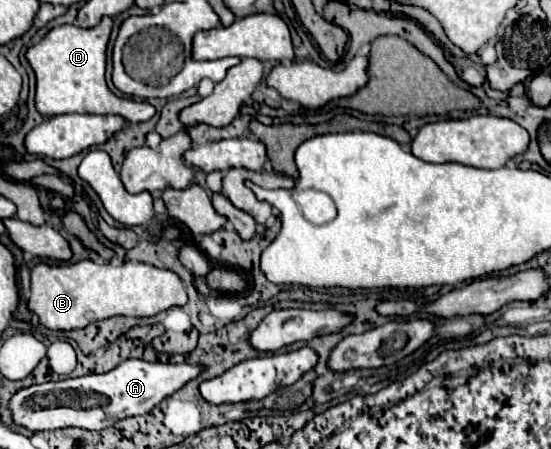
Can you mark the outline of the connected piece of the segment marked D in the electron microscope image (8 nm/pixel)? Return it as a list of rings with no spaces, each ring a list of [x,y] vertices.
[[[108,16],[102,18],[102,22],[98,26],[88,28],[88,30],[64,24],[64,26],[52,28],[36,46],[32,46],[26,52],[26,58],[36,72],[36,108],[42,116],[58,116],[72,114],[72,112],[96,115],[114,114],[122,116],[126,122],[146,122],[156,114],[156,108],[152,104],[148,104],[146,100],[138,102],[132,98],[118,98],[106,86],[104,72],[106,72],[106,46],[110,40],[110,32],[112,32],[112,18],[108,18]]]

